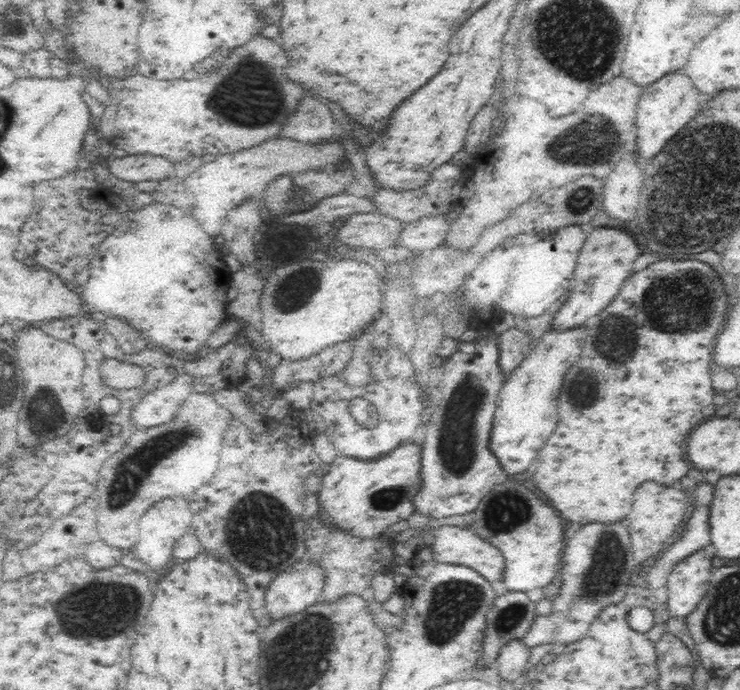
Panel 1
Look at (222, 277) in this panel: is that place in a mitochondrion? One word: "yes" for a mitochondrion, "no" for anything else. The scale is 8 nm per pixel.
no

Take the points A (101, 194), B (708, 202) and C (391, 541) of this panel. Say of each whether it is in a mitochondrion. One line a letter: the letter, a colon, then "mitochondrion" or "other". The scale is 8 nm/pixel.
A: other
B: mitochondrion
C: other

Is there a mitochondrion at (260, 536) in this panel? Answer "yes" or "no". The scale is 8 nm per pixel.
yes

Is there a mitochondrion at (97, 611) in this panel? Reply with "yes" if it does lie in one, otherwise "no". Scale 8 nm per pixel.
yes

